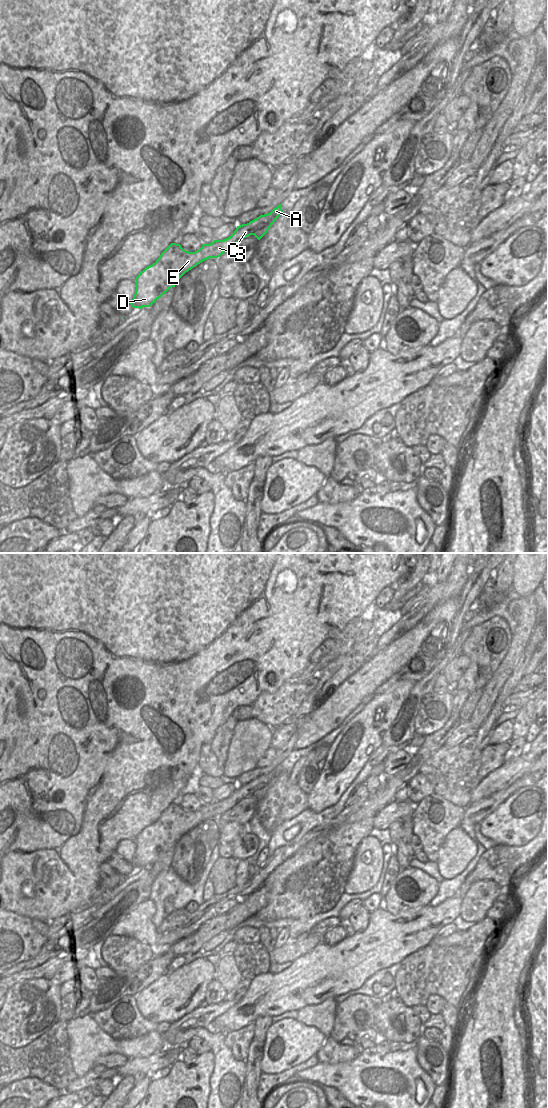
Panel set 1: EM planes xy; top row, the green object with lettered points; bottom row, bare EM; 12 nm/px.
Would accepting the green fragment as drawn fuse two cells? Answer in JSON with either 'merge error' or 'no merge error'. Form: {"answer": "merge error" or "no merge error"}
{"answer": "no merge error"}

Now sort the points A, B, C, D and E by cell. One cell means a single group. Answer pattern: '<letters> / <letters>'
A B C D E

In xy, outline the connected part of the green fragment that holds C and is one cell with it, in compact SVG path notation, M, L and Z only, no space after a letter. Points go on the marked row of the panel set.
M281 204L274 208L270 213L260 215L256 219L250 221L247 224L242 224L237 226L234 233L224 239L224 240L214 240L210 244L203 244L202 247L195 251L189 252L184 250L180 244L171 243L156 260L155 263L146 267L140 274L136 277L136 291L131 301L131 306L133 308L143 308L150 307L156 302L162 295L164 295L170 288L175 287L177 281L189 270L196 267L201 262L209 258L218 258L224 252L230 250L233 246L239 243L244 238L254 235L258 240L260 240L270 229L275 220L282 213Z

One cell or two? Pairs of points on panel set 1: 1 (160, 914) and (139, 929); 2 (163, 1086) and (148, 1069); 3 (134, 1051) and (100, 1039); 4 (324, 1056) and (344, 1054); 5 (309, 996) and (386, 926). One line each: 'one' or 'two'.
1: two
2: two
3: one
4: one
5: one

